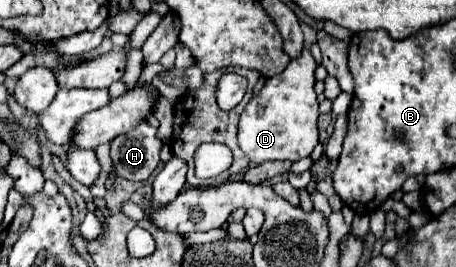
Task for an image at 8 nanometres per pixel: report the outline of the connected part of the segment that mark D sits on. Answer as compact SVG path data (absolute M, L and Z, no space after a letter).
M304 48L298 58L290 60L290 64L286 66L284 72L268 78L262 92L258 96L254 96L248 102L248 106L244 108L242 118L240 118L240 126L238 126L238 144L240 144L242 152L250 158L252 164L262 164L268 160L292 160L292 162L296 162L296 160L312 154L314 146L318 144L318 116L320 116L318 96L314 90L316 66L318 64L316 64L314 56L310 54L308 48Z

